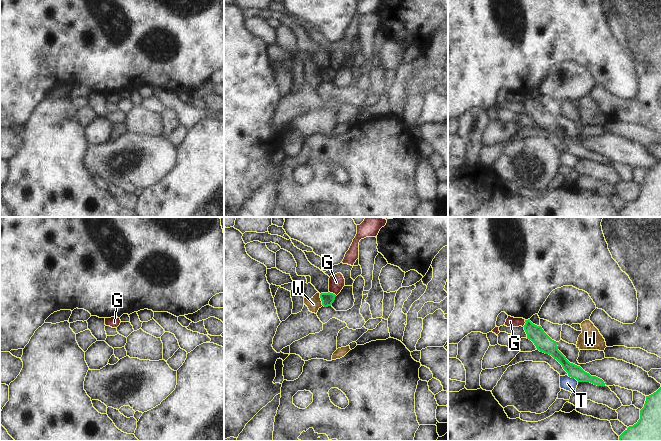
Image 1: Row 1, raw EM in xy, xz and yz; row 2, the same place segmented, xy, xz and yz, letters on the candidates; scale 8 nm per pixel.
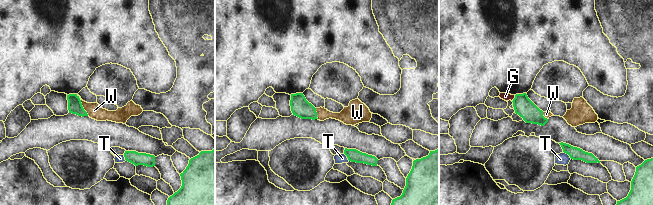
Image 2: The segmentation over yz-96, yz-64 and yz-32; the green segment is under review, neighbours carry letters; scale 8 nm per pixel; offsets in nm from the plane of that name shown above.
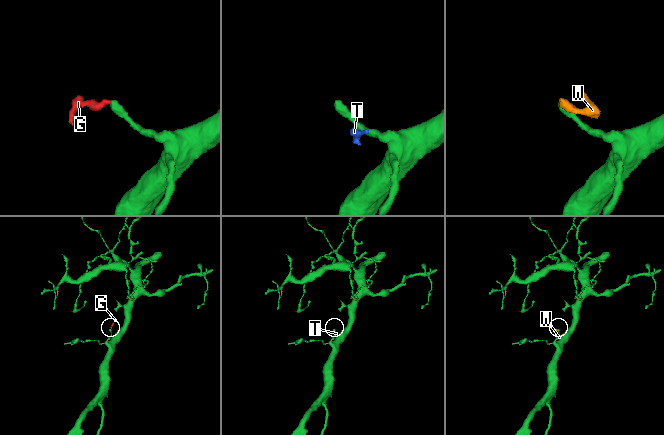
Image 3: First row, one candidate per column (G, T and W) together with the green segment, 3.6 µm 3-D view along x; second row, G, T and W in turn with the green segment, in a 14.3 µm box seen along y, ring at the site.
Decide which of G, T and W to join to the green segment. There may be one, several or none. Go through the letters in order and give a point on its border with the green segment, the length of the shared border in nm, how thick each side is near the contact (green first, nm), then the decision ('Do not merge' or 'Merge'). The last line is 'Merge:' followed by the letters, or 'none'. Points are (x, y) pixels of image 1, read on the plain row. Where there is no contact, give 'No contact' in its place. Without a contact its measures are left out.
G: Touches green at xz (332, 69). Shared border 70 nm. Thickness 100 nm (green) against 130 nm. Do not merge
T: Touches green at yz (573, 153). Shared border 110 nm. Thickness 110 nm (green) against 120 nm. Do not merge
W: Touches green at xz (321, 76). Shared border 100 nm. Thickness 100 nm (green) against 110 nm. Do not merge
Merge: none

